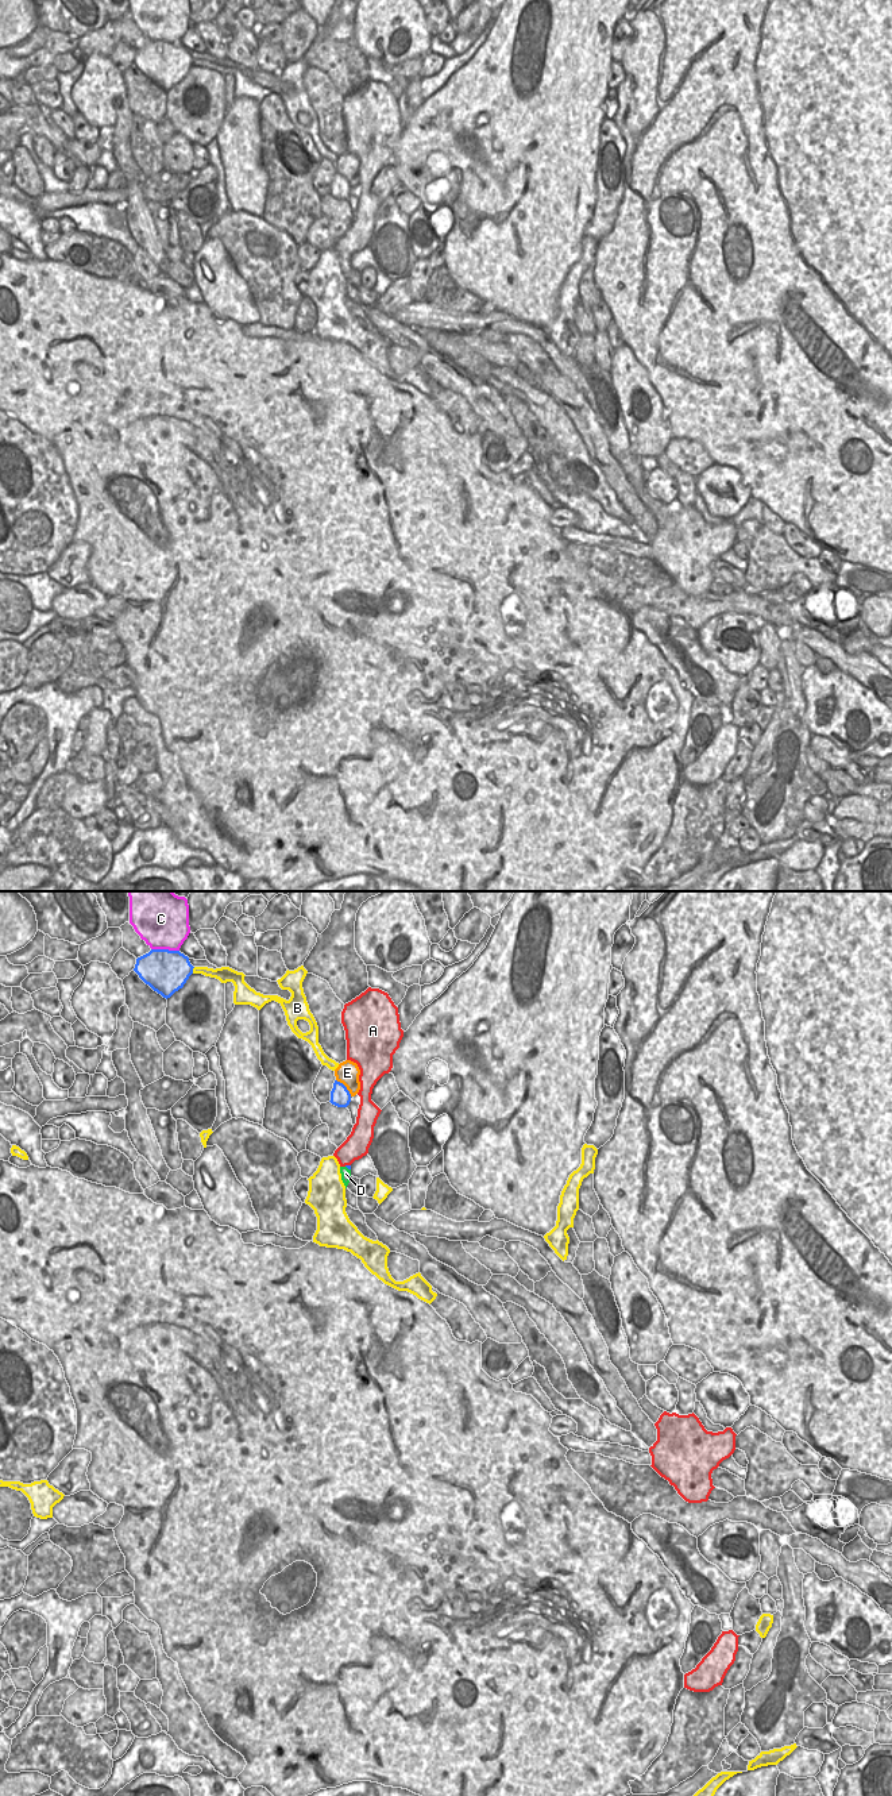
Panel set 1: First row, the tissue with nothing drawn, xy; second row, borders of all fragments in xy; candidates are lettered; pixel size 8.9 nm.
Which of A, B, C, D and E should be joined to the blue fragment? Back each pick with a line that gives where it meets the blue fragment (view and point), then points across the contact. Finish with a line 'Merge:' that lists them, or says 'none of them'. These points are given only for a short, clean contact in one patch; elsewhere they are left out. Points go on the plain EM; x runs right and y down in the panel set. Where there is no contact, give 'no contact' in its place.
D: xy (348, 261) | across xy (348, 259), (348, 261), (346, 266)
Merge: D

